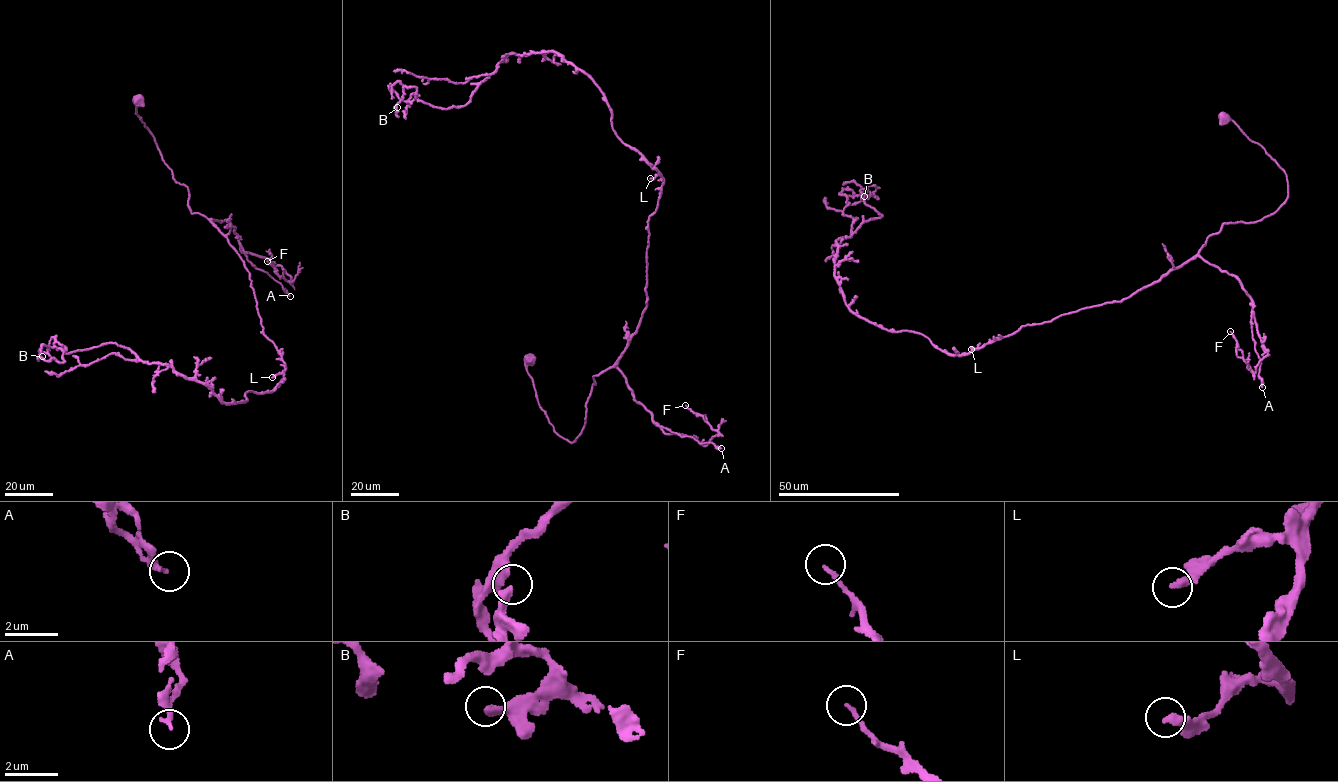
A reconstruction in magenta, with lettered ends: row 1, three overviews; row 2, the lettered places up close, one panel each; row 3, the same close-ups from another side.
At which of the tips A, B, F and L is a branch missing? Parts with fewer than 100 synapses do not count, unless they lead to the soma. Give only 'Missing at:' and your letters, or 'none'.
Missing at: none

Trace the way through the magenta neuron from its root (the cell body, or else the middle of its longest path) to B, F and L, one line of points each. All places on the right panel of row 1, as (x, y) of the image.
B: (1224, 116), (1285, 174), (1273, 213), (961, 355), (846, 304), (836, 240), (882, 216), (864, 196)
F: (1224, 116), (1288, 193), (1199, 252), (1253, 302), (1268, 355), (1255, 373), (1230, 331)
L: (1224, 116), (1285, 174), (1288, 196), (1273, 213), (1224, 223), (1192, 259), (1121, 301), (1020, 326), (971, 349)

